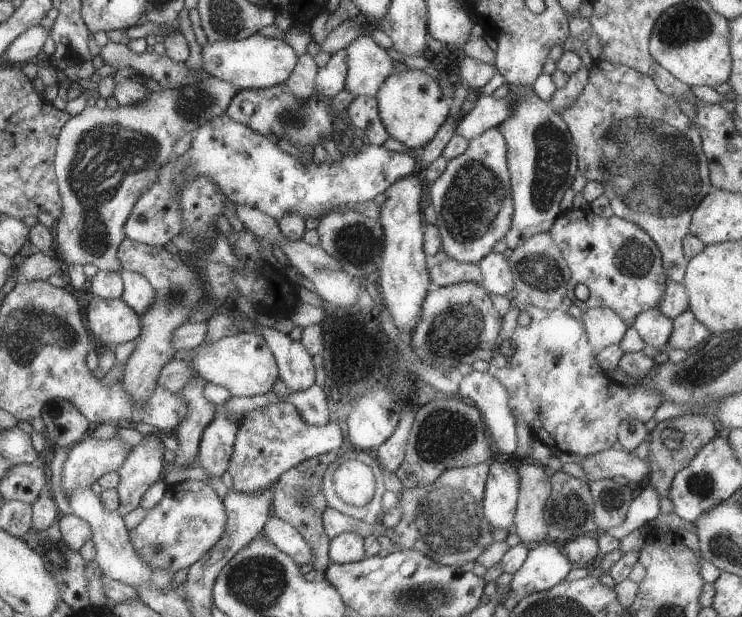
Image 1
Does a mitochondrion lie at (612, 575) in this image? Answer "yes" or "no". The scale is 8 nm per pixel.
no

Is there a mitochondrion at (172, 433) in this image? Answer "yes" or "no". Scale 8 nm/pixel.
no

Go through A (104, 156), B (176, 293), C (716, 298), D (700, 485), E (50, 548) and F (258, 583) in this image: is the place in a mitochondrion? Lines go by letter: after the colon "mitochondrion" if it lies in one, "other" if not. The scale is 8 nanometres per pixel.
A: mitochondrion
B: mitochondrion
C: other
D: mitochondrion
E: mitochondrion
F: mitochondrion

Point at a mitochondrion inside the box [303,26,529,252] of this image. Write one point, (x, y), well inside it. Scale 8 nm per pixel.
(466, 207)

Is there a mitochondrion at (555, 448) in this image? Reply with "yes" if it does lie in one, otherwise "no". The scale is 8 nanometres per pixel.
no

